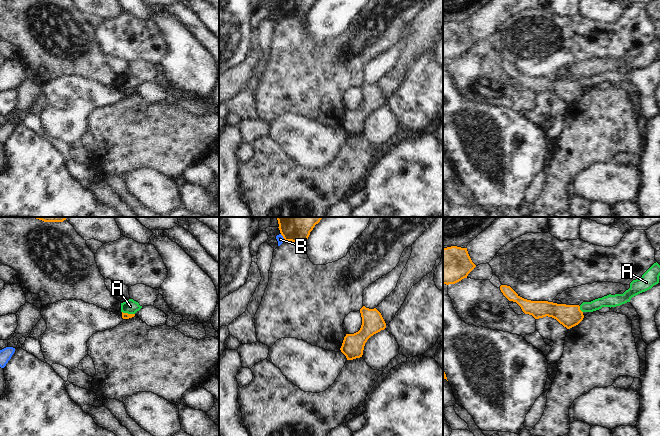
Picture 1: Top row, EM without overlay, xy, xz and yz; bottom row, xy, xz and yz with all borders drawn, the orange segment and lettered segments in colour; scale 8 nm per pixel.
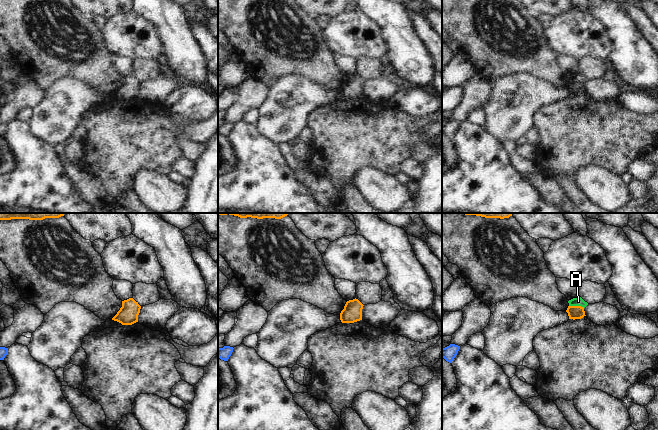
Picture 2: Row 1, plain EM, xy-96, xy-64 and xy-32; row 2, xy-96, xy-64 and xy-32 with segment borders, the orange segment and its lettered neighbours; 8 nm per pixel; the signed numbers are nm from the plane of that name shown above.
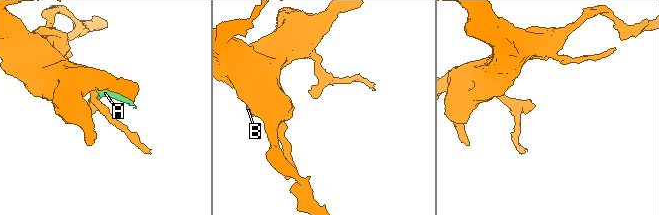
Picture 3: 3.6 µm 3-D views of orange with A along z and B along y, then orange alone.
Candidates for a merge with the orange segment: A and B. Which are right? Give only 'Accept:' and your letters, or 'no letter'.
Accept: no letter

